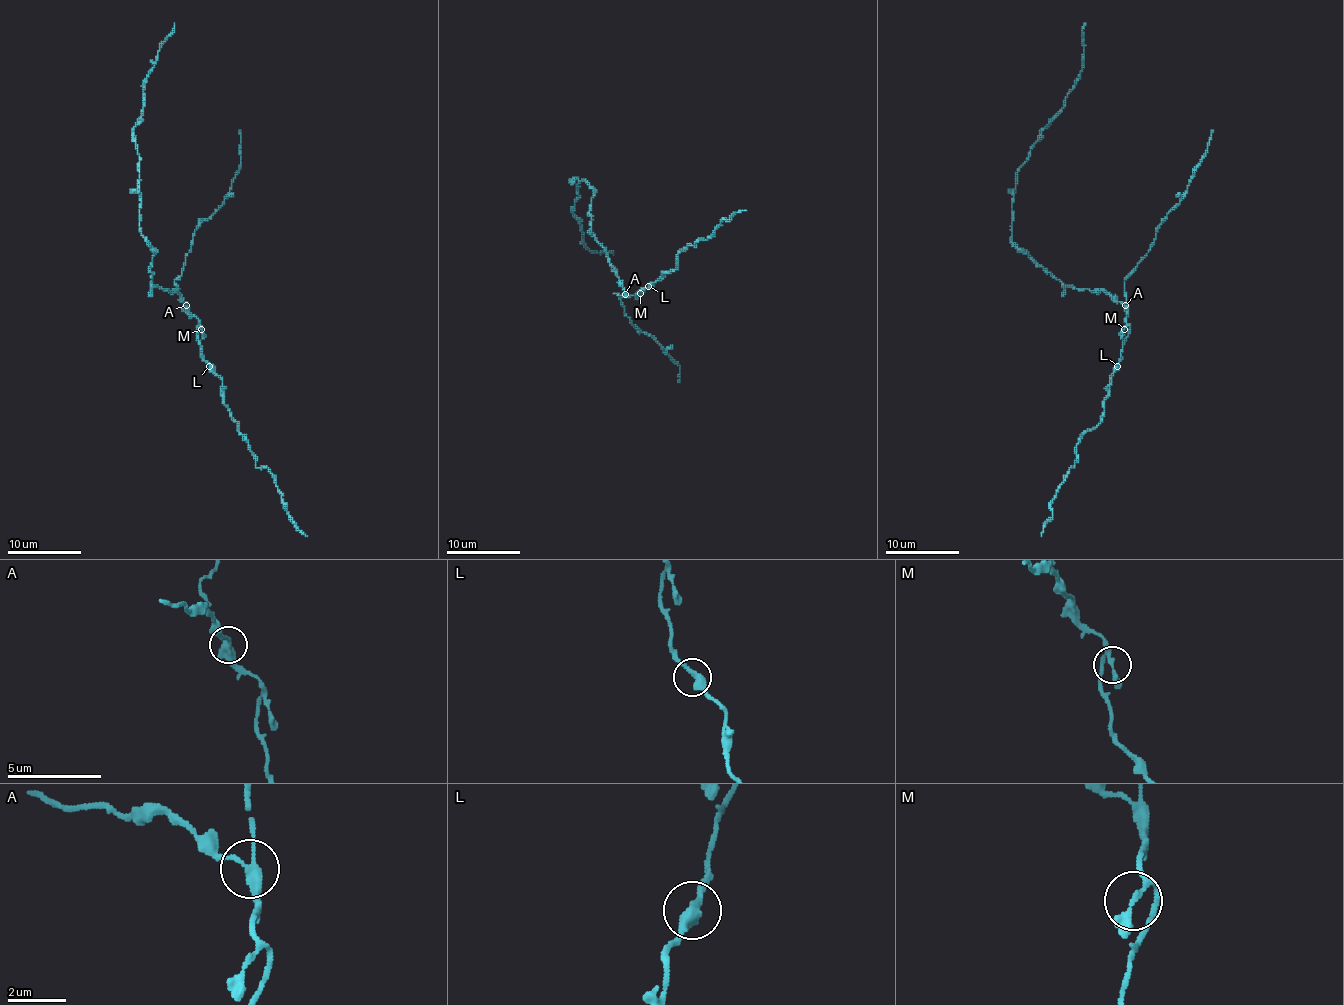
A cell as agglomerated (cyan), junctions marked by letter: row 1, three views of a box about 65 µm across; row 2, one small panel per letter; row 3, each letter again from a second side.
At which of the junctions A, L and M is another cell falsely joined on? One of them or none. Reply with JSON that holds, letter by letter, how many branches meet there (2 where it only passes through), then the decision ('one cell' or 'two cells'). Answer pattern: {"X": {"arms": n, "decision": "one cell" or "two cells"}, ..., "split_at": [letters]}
{"A": {"arms": 3, "decision": "two cells"}, "L": {"arms": 2, "decision": "one cell"}, "M": {"arms": 3, "decision": "one cell"}, "split_at": ["A"]}

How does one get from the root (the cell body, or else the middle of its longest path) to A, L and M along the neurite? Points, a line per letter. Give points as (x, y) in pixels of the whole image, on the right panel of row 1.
A: (1086, 289), (1102, 291), (1124, 305)
L: (1086, 289), (1102, 291), (1124, 305), (1126, 327), (1122, 331), (1122, 350), (1117, 366)
M: (1086, 289), (1102, 291), (1124, 305), (1124, 329)

